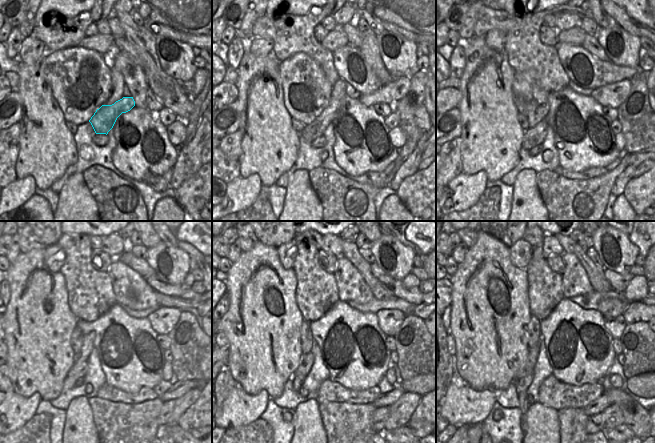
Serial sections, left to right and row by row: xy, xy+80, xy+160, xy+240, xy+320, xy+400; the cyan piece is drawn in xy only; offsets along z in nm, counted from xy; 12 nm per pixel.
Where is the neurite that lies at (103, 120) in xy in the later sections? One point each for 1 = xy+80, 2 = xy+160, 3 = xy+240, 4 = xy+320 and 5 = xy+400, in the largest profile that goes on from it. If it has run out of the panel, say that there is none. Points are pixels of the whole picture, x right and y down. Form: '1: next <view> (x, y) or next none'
1: next xy+80 (394, 91)
2: next xy+160 (613, 95)
3: next xy+240 (163, 320)
4: next xy+320 (389, 321)
5: next xy+400 (615, 328)

